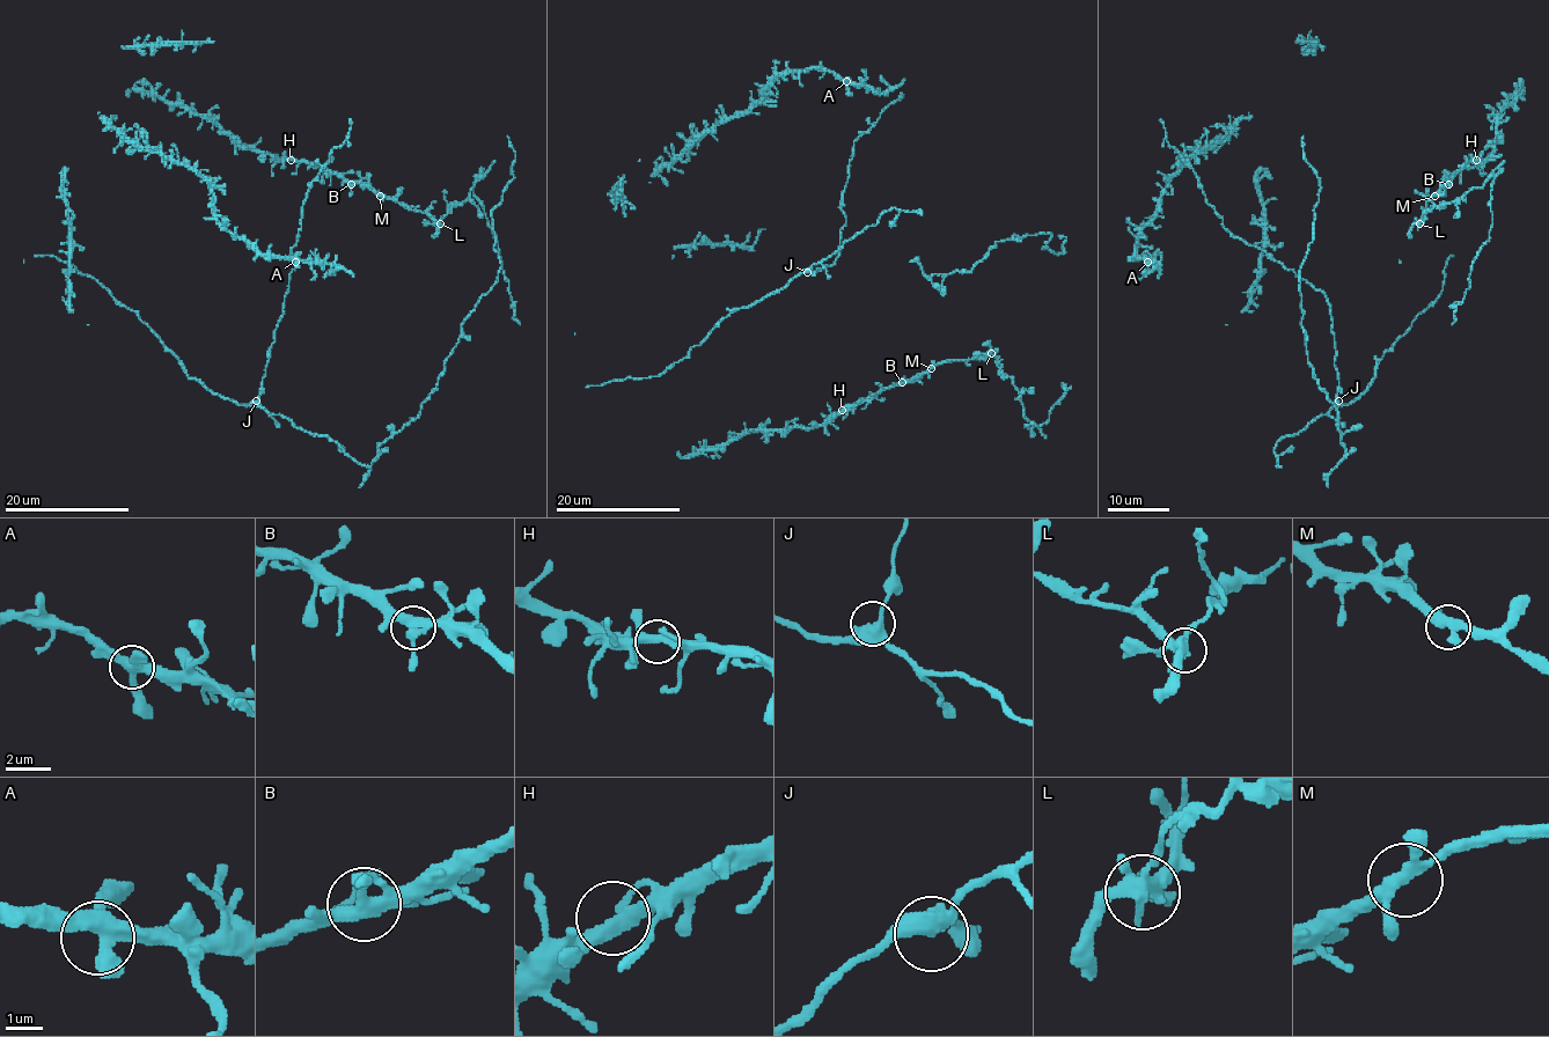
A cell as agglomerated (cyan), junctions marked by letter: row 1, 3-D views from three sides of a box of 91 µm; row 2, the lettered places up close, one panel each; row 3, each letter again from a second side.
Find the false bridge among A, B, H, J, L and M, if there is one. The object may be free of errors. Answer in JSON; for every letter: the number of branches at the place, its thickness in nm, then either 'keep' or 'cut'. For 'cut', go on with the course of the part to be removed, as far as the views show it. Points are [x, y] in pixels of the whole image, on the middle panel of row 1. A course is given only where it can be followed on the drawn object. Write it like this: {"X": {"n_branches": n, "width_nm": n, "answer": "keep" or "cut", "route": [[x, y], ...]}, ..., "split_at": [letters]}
{"A": {"n_branches": 4, "width_nm": 420, "answer": "keep"}, "B": {"n_branches": 3, "width_nm": 360, "answer": "keep"}, "H": {"n_branches": 4, "width_nm": 320, "answer": "keep"}, "J": {"n_branches": 3, "width_nm": 400, "answer": "keep"}, "L": {"n_branches": 4, "width_nm": 320, "answer": "cut", "route": [[991, 353], [1012, 380], [1032, 423], [1027, 427], [1049, 418], [1071, 385]]}, "M": {"n_branches": 4, "width_nm": 340, "answer": "keep"}, "split_at": ["L"]}

